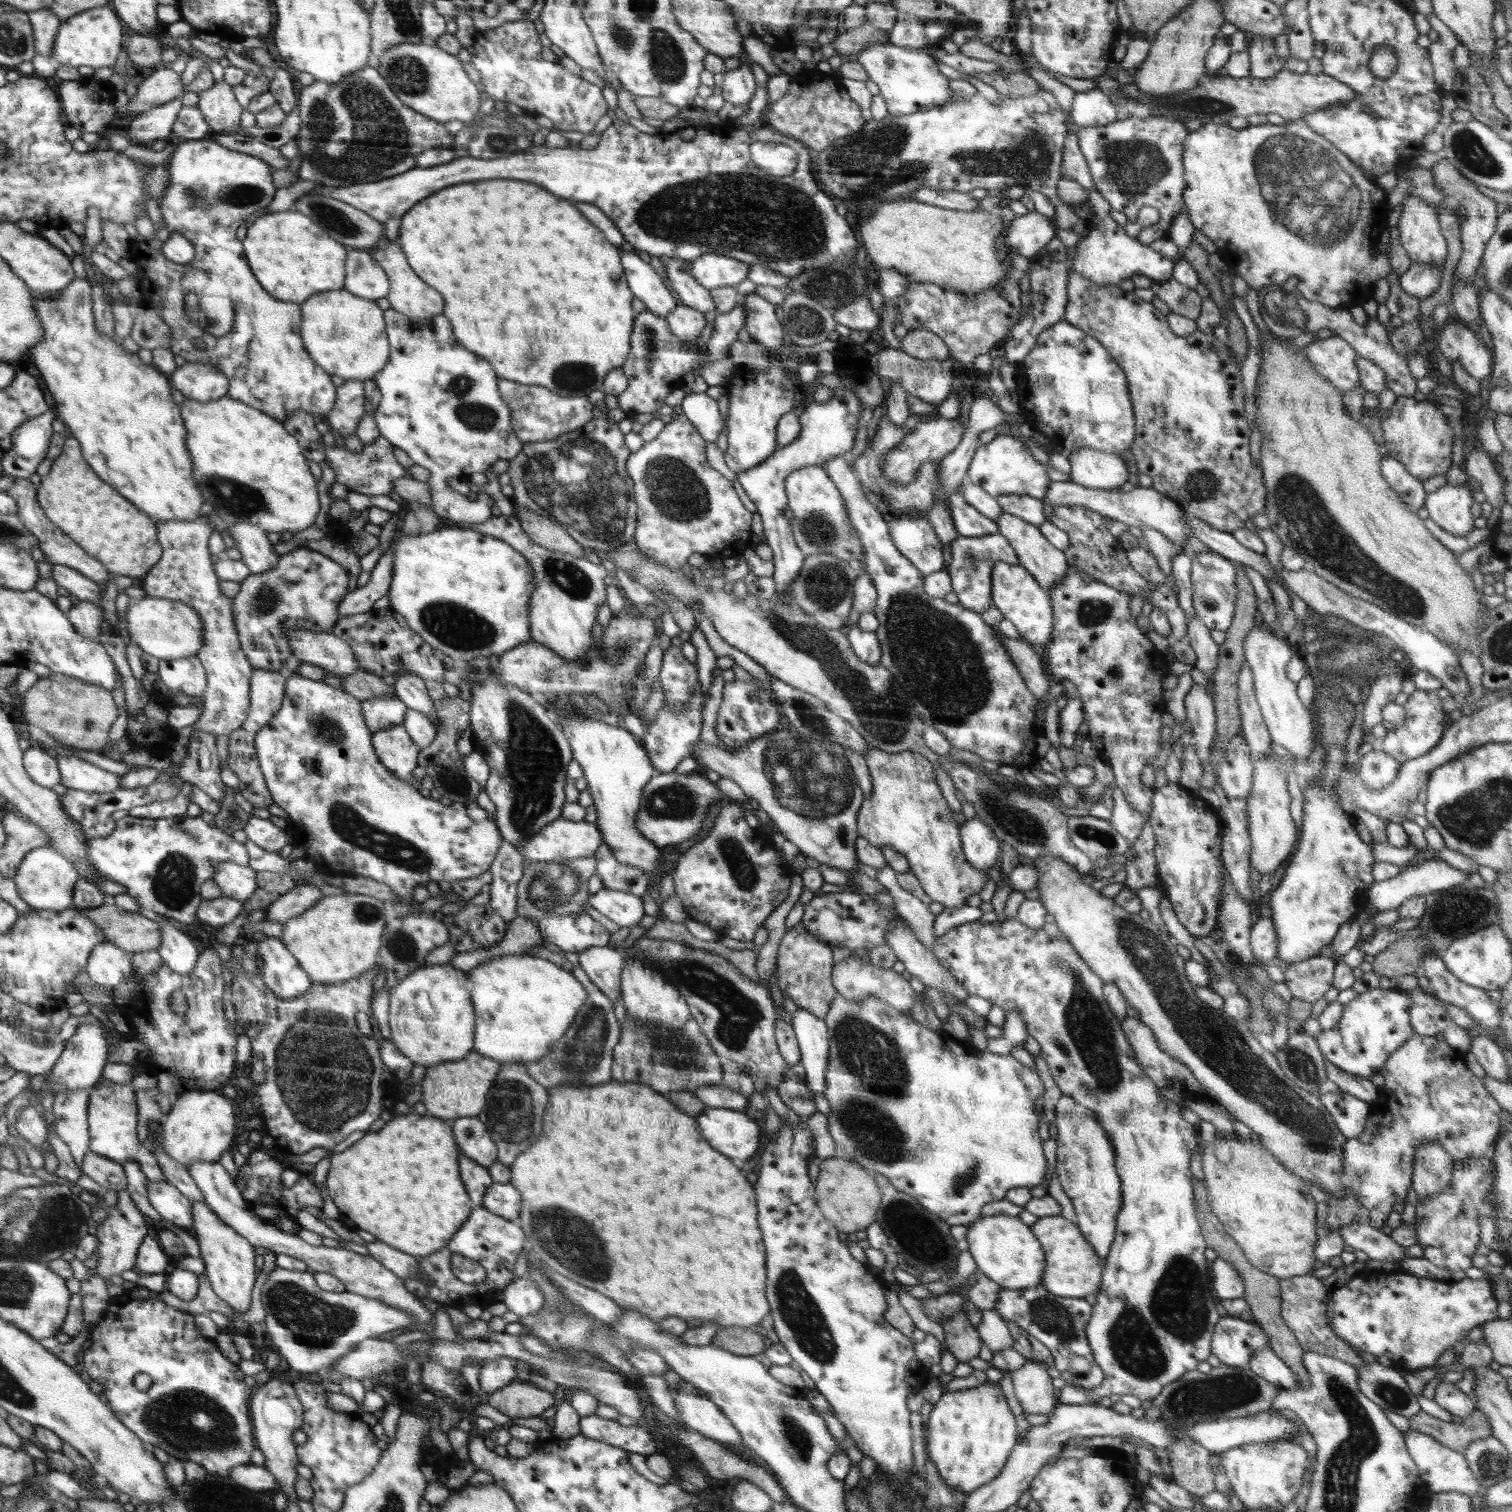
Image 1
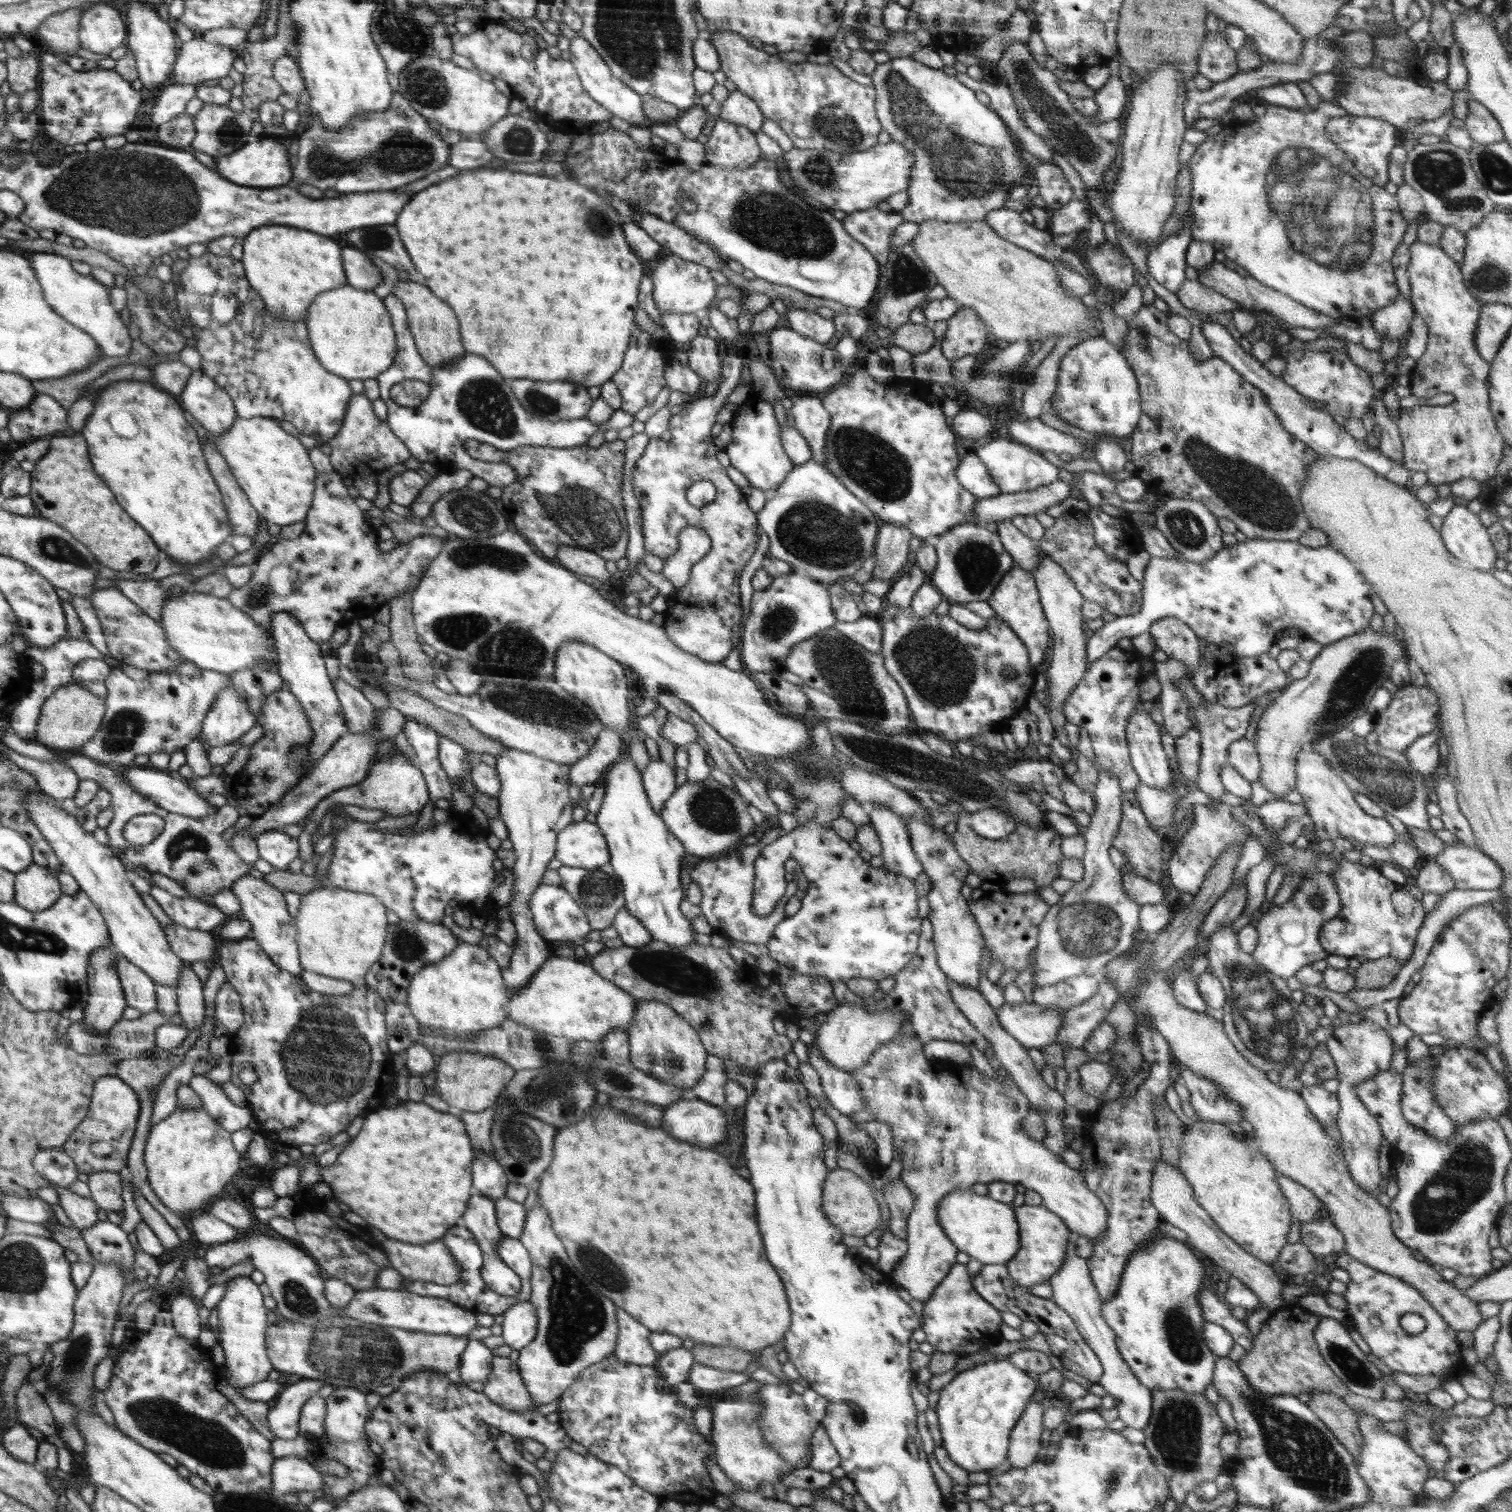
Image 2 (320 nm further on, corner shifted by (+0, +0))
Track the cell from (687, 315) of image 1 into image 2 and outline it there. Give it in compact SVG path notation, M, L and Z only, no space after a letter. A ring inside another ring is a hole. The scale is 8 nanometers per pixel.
M696 336L687 351L687 365L703 380L704 385L712 380L721 379L723 364L718 358L718 344L714 348L714 339Z

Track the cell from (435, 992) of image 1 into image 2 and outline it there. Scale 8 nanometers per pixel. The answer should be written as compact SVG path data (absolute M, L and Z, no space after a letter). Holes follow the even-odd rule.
M459 941L456 948L442 961L426 966L412 977L407 987L407 1002L413 1017L418 1020L420 1030L428 1030L430 1034L438 1032L444 1040L468 1042L471 1032L480 1032L499 1027L507 1020L507 1005L511 992L503 980L503 972L494 962L494 958L480 945Z

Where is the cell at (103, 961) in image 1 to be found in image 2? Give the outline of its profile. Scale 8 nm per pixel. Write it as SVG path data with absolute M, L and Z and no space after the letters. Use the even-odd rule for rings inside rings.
M122 955L115 956L115 960L127 1006L143 1014L157 1011L158 994L155 993L156 986L152 978Z

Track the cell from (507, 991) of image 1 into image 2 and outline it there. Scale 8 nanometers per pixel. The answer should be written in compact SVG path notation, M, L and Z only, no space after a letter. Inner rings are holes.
M558 953L535 973L527 988L511 993L506 1009L508 1020L540 1034L572 1042L601 1042L614 1029L628 1032L638 1010L638 1002L618 985L604 980L585 962Z

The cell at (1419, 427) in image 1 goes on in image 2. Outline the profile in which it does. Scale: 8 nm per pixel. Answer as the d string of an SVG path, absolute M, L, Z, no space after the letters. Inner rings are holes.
M1418 239L1409 246L1409 249L1411 259L1407 275L1411 287L1411 301L1415 312L1418 312L1426 322L1429 332L1427 349L1409 374L1411 394L1416 398L1432 398L1436 394L1448 392L1454 395L1454 401L1442 407L1415 405L1410 407L1410 412L1401 411L1398 414L1396 423L1404 449L1402 462L1410 470L1426 472L1428 484L1436 486L1450 484L1462 478L1472 478L1482 483L1498 475L1496 468L1502 458L1505 443L1489 409L1490 363L1478 354L1475 345L1475 330L1483 304L1468 292L1460 267L1439 245L1428 244Z

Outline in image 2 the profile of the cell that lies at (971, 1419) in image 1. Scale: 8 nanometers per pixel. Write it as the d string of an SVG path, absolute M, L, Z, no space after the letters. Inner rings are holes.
M1009 1358L992 1359L958 1373L939 1390L935 1411L942 1447L968 1473L996 1468L1007 1460L1012 1429L1038 1388L1031 1374L1014 1366Z

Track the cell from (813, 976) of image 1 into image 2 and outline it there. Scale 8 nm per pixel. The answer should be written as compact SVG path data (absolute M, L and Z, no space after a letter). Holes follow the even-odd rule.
M652 938L651 942L644 946L624 945L617 949L605 948L593 957L590 962L591 968L594 968L604 980L618 985L637 1002L659 1001L671 1006L692 1028L698 1030L707 1054L724 1060L734 1060L739 1066L747 1068L750 1076L754 1076L754 1068L757 1069L768 1061L782 1060L792 1051L793 1042L790 1042L787 1036L777 1034L773 1028L773 1020L776 1017L785 1015L789 1009L798 1012L798 1017L814 1017L818 1013L828 1013L840 1004L835 998L832 981L828 978L802 975L781 965L777 973L771 976L768 988L746 988L746 974L742 968L738 968L738 962L732 964L729 952L724 948L704 946L697 942L676 947Z

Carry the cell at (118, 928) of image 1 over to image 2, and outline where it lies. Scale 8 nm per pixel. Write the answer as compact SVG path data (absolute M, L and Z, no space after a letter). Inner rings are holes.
M172 923L164 927L167 933L168 944L181 960L190 963L205 961L209 965L216 958L219 945L209 931L189 929Z

